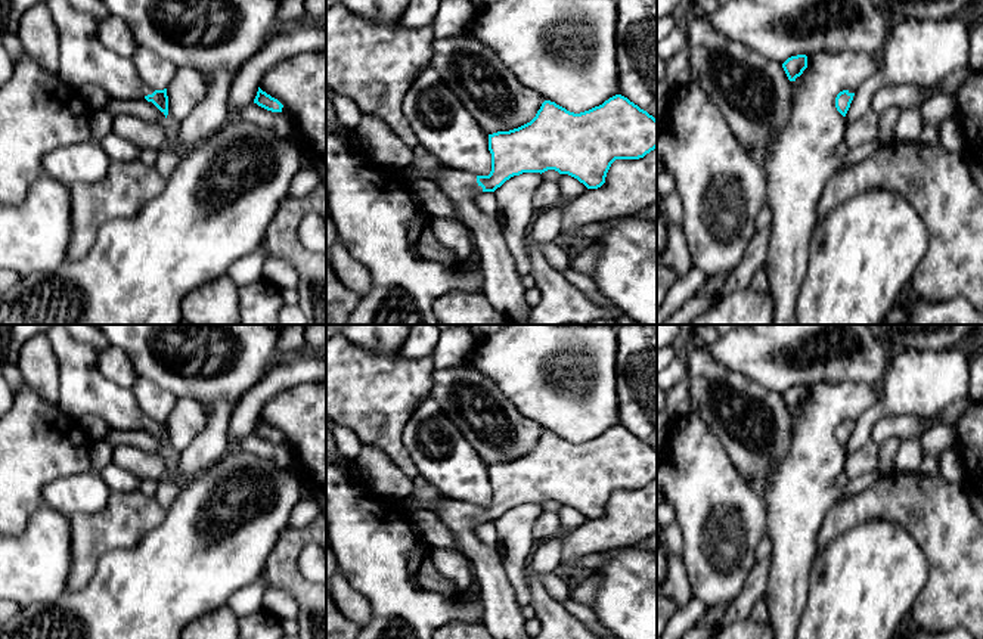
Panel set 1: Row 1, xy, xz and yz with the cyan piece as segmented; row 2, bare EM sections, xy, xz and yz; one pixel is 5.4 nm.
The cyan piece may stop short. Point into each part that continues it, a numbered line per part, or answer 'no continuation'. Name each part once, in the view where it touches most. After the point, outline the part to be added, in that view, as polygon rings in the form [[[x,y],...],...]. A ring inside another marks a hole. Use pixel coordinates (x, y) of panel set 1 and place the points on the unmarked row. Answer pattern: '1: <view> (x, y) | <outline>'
1: xz (502, 617) | [[[444,499],[432,509],[435,517],[455,534],[461,552],[472,562],[475,587],[483,601],[480,623],[493,639],[528,639],[517,593],[511,584],[497,546],[483,543],[475,525],[483,522],[477,506]]]

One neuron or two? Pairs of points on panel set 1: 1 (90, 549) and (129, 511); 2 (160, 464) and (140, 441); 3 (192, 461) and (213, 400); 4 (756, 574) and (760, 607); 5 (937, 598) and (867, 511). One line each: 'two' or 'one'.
1: one
2: two
3: one
4: two
5: one

